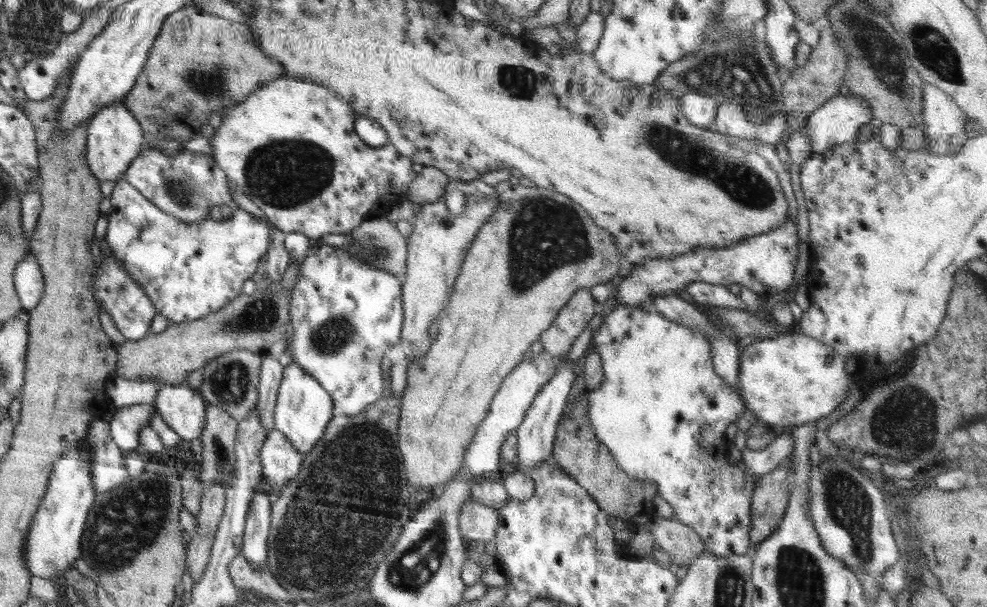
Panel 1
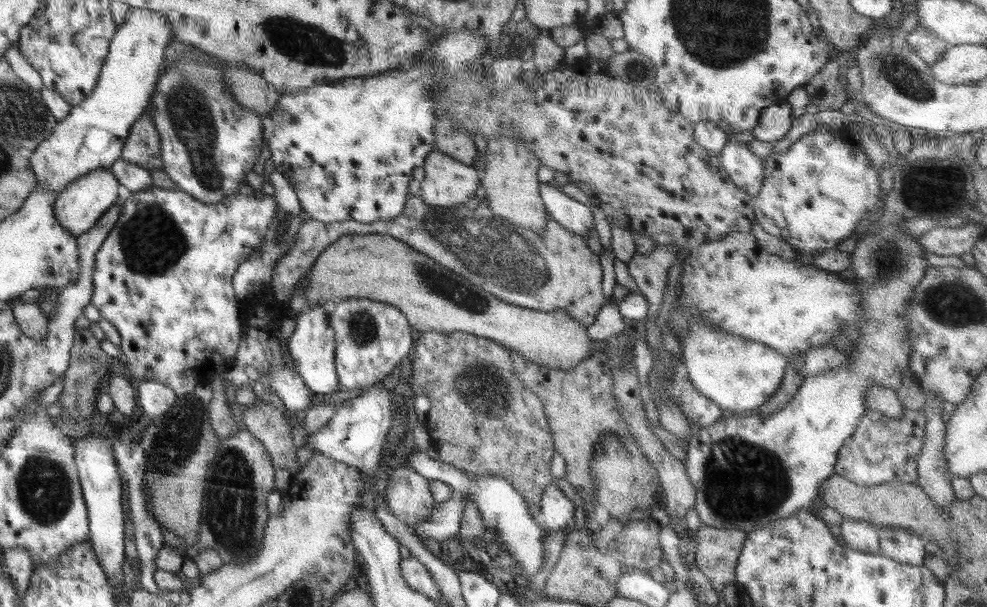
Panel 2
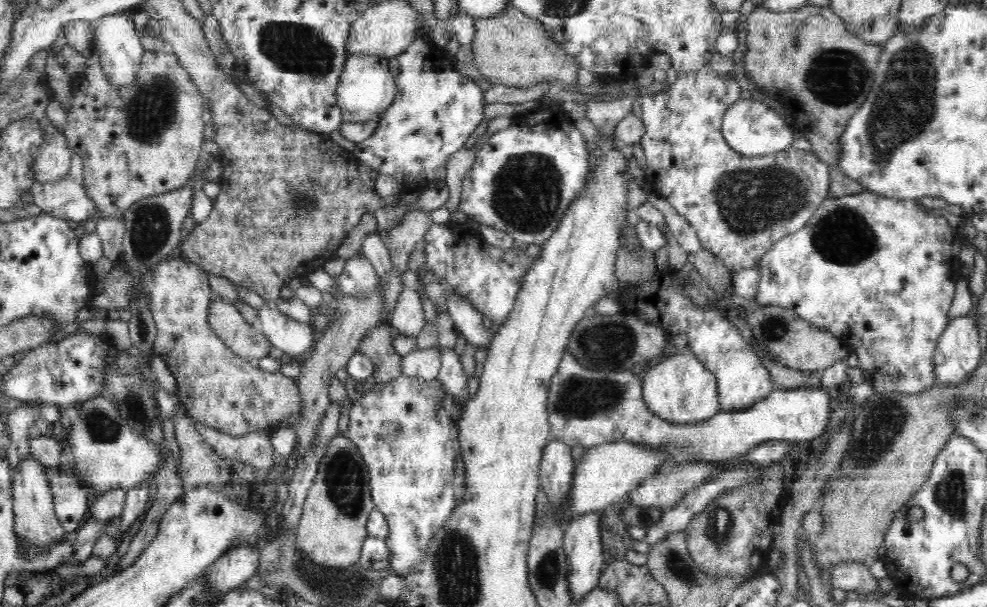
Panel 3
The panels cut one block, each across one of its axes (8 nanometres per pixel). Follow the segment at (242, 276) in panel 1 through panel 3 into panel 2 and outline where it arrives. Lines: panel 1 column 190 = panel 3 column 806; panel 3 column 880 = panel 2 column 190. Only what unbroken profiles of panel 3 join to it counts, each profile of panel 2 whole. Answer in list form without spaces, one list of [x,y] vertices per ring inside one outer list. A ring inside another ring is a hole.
[[[247,184],[240,185],[234,194],[229,194],[217,203],[200,202],[191,194],[178,188],[168,190],[157,186],[138,192],[121,190],[120,197],[125,202],[121,216],[97,253],[97,266],[93,276],[94,294],[91,303],[101,311],[102,318],[106,318],[117,327],[121,336],[120,348],[126,356],[126,364],[128,364],[130,374],[134,377],[134,383],[155,380],[169,386],[178,396],[192,393],[198,385],[209,385],[218,376],[226,374],[229,368],[234,365],[234,356],[237,353],[241,337],[241,315],[240,300],[236,299],[232,276],[236,274],[238,266],[246,261],[246,258],[262,243],[268,225],[277,209],[277,202],[272,195],[267,195],[262,190],[254,190]]]

